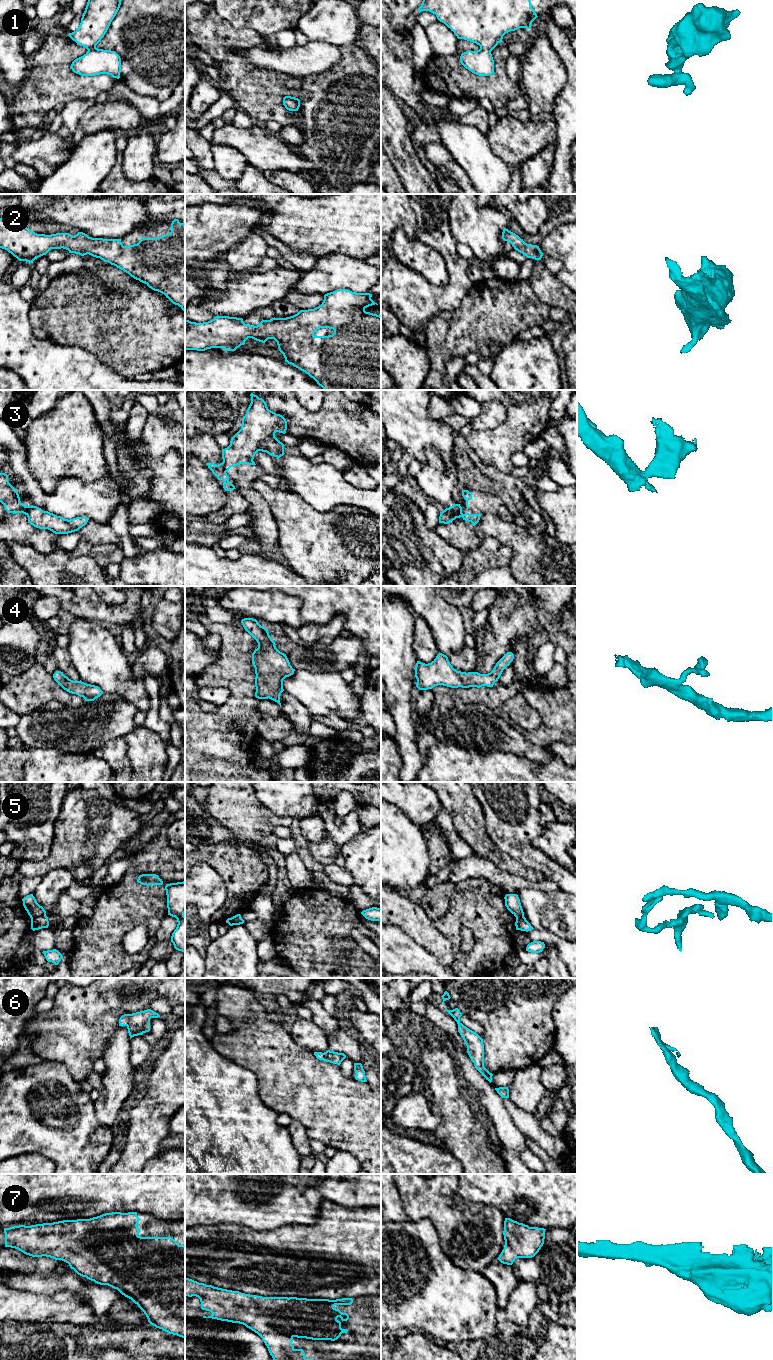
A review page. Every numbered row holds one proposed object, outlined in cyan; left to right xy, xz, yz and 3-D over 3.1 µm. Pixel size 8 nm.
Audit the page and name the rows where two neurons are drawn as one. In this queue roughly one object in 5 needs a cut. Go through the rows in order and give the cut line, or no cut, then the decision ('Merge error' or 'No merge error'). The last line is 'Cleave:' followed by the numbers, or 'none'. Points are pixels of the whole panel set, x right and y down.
1: No split. No merge error
2: No split. No merge error
3: Split along xz (222, 462), (225, 472). Merge error
4: No split. No merge error
5: Split along xy (45, 914), (31, 918). Merge error
6: No split. No merge error
7: No split. No merge error
Cleave: 3, 5

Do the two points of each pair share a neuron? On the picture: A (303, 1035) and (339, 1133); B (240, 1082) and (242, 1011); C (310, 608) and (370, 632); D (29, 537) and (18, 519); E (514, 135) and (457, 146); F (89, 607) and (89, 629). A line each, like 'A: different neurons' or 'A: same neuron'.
A: different neurons
B: different neurons
C: same neuron
D: same neuron
E: different neurons
F: different neurons

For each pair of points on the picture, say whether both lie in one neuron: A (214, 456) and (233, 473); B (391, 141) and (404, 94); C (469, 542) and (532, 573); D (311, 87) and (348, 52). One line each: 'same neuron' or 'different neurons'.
A: different neurons
B: different neurons
C: different neurons
D: same neuron

